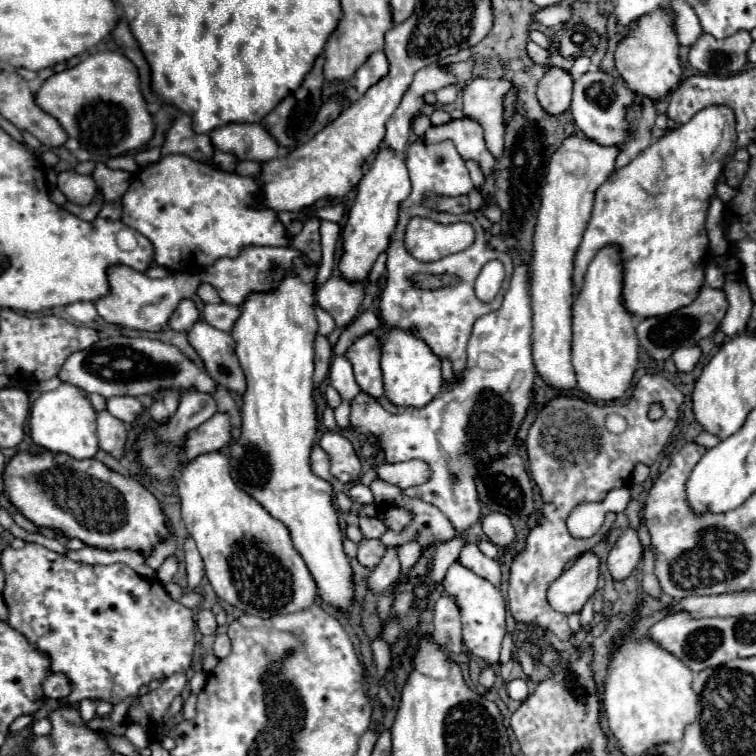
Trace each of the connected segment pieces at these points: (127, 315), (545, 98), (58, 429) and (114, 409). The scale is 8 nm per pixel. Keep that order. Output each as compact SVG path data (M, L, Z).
M116 265L108 273L110 279L110 293L96 301L96 309L100 317L112 325L138 329L138 331L160 331L168 325L170 315L178 307L178 303L186 297L194 297L200 277L198 273L172 273L164 279L152 279L144 273L138 273L134 269Z
M552 67L538 83L538 101L548 115L562 115L570 109L572 99L572 77L570 73Z
M62 381L56 391L42 393L30 409L30 435L34 443L42 449L60 451L76 459L90 459L98 451L96 435L96 411L82 389L72 383Z
M112 397L108 399L108 411L122 423L132 423L144 411L144 405L136 397Z

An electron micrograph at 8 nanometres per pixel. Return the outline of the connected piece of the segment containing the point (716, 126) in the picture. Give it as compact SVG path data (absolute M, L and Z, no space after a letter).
M710 105L708 109L702 109L700 113L696 113L688 123L678 125L674 131L670 131L668 135L664 135L660 141L656 141L654 145L650 145L642 155L638 155L634 161L630 161L626 167L622 167L620 171L612 173L612 177L606 179L606 183L602 183L596 191L596 199L594 199L594 213L588 221L588 227L584 231L584 239L580 243L580 249L576 253L576 263L574 263L574 287L580 289L580 281L586 273L588 263L592 261L592 257L600 251L600 247L610 245L610 243L618 243L622 247L622 261L624 261L624 305L632 315L642 315L642 317L656 317L656 315L668 315L680 307L690 305L698 293L700 287L704 285L704 255L708 249L708 233L706 233L706 215L708 215L708 207L710 201L716 197L716 185L720 181L722 169L728 163L728 159L734 155L736 151L736 119L734 119L734 111L726 105Z

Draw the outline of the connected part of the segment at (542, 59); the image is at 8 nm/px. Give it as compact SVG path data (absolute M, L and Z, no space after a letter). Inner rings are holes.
M528 41L526 51L528 51L528 57L530 57L536 65L546 65L548 59L550 59L550 51L544 49L544 47L538 47L538 45L532 43L532 41Z

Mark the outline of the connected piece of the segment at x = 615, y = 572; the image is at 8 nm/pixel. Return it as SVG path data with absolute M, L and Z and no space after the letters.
M626 527L622 531L622 535L618 537L616 545L610 549L606 565L608 565L608 571L612 573L612 577L616 581L622 581L636 569L640 557L642 557L642 545L640 545L638 533L636 533L636 529Z

